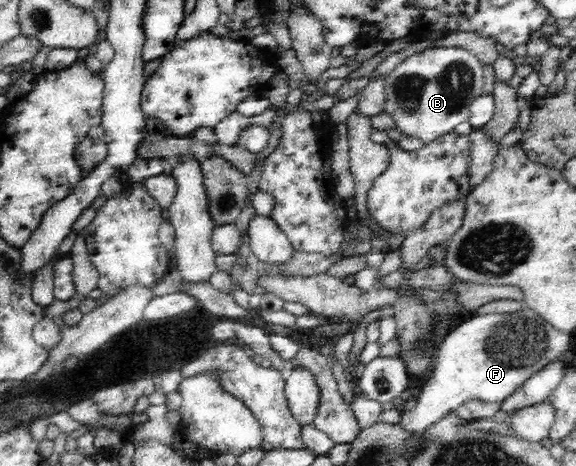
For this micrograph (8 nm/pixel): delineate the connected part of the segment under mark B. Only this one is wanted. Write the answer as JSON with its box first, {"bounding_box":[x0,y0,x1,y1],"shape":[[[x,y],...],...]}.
{"bounding_box":[383,47,484,148],"shape":[[[430,47],[402,61],[386,75],[386,106],[383,113],[391,115],[397,129],[407,138],[419,138],[423,148],[432,147],[445,134],[453,133],[459,125],[468,122],[472,103],[484,94],[484,64],[465,48]]]}

